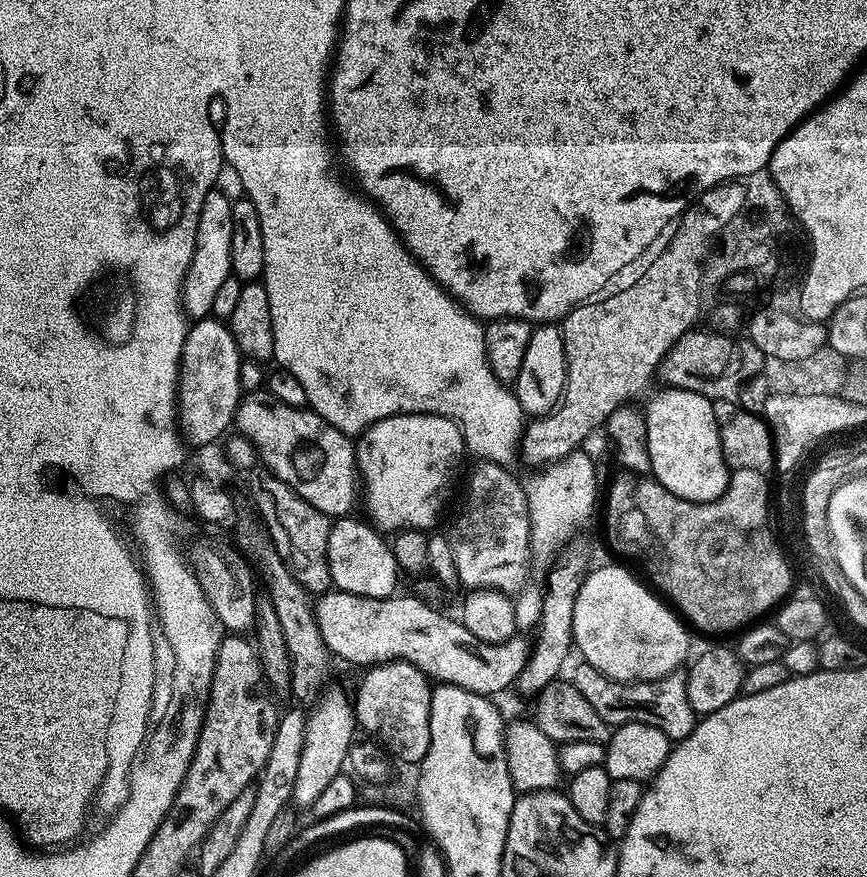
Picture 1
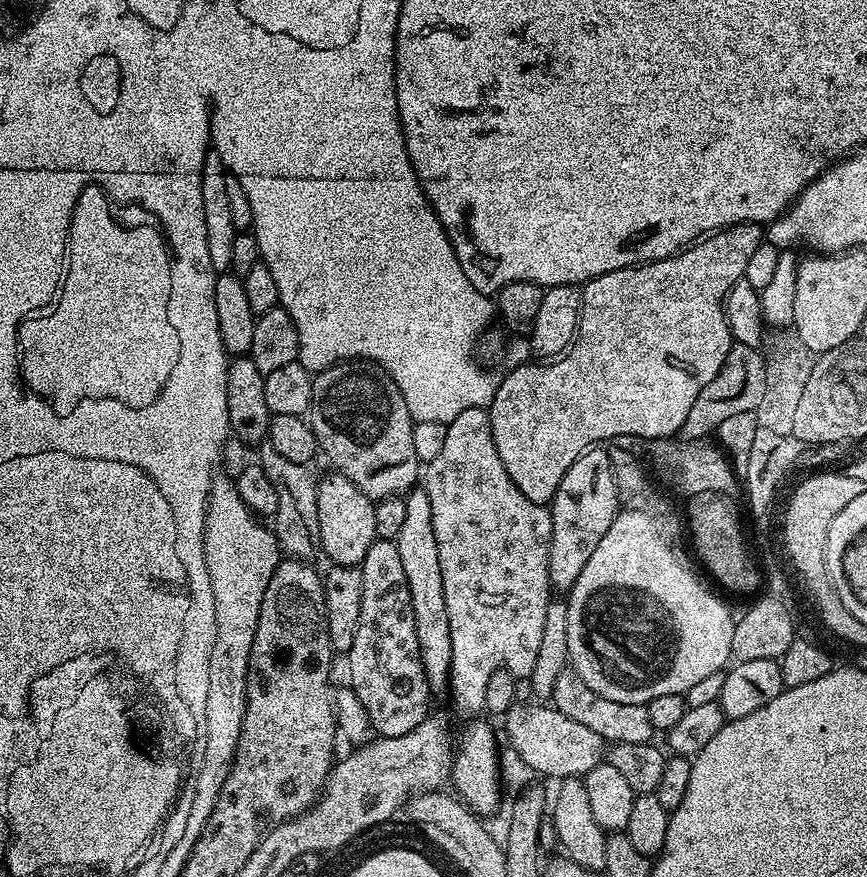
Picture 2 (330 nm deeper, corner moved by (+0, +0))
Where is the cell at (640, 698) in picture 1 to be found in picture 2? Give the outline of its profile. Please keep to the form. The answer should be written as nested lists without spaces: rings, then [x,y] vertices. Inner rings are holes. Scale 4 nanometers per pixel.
[[[565,670],[558,674],[558,682],[554,682],[550,704],[571,721],[577,721],[581,725],[585,725],[587,729],[594,730],[605,742],[647,744],[653,739],[654,729],[645,705],[610,702],[610,698],[602,698],[602,694],[590,690],[590,686],[586,686],[586,682],[582,682],[582,678],[574,670]]]

